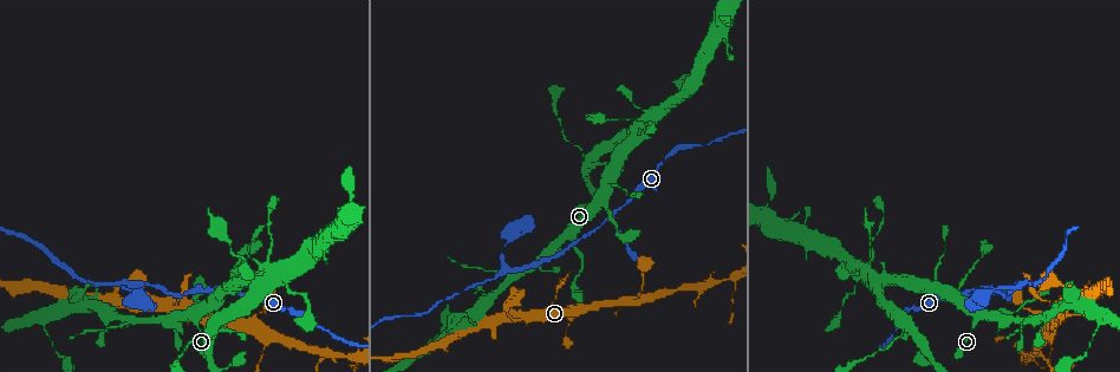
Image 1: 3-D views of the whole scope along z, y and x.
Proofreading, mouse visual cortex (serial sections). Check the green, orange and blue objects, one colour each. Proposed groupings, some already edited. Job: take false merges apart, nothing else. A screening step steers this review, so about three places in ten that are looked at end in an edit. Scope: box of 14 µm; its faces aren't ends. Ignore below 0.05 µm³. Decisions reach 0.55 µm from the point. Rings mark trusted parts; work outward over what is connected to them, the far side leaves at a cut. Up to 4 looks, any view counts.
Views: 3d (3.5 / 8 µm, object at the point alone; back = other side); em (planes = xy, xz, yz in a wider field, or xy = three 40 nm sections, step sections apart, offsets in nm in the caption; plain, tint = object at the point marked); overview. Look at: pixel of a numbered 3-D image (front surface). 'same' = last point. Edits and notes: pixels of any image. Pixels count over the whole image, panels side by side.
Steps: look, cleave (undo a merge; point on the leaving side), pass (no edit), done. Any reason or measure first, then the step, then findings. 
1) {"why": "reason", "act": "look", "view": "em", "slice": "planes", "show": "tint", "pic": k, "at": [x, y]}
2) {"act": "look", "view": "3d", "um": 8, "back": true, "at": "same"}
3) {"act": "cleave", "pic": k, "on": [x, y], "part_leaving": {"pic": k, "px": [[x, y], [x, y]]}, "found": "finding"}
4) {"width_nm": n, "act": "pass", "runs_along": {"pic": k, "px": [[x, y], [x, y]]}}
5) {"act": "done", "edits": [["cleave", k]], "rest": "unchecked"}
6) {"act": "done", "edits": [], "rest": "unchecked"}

{"why": "thin arm on a thick one", "act": "look", "view": "3d", "um": 8, "pic": 1, "at": [195, 315]}

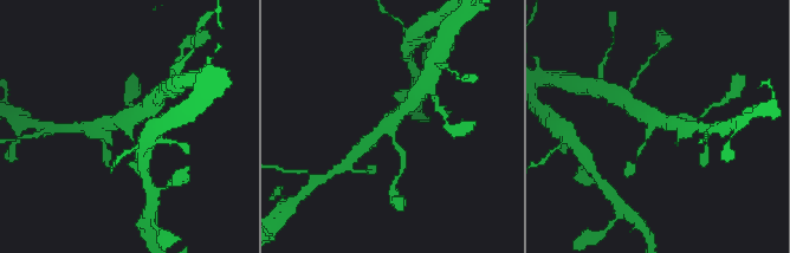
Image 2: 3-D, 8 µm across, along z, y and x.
{"act": "look", "view": "3d", "um": 3.5, "pic": 2, "at": [395, 118]}

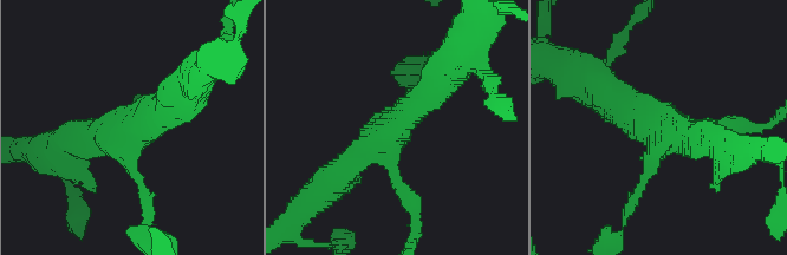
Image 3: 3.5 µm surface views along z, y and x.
{"arm_widths_nm": [150, 200, 350, 450], "act": "pass", "runs_along": {"pic": 3, "px": [[144, 203], [127, 145], [177, 98]]}, "found": "all the same cell"}

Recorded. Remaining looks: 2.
{"why": "three-way junction", "act": "look", "view": "3d", "um": 3.5, "pic": 1, "at": [1053, 348]}

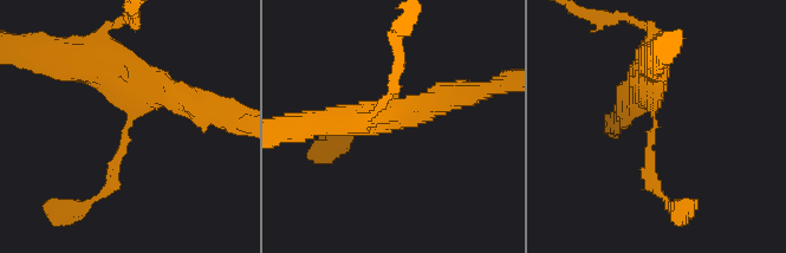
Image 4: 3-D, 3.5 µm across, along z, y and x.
{"arms": 3, "arm_widths_nm": [150, 400, 400], "act": "look", "view": "em", "slice": "planes", "show": "tint", "pic": 4, "at": [131, 121]}

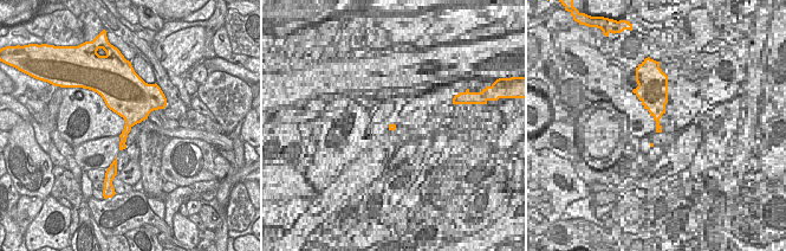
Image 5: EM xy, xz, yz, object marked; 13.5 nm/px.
{"act": "pass", "runs_along": {"pic": 4, "px": [[101, 66], [137, 89], [104, 190]]}, "found": "continuous, no second cell"}

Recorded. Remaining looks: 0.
{"act": "done", "edits": [], "rest": "unchecked"}

